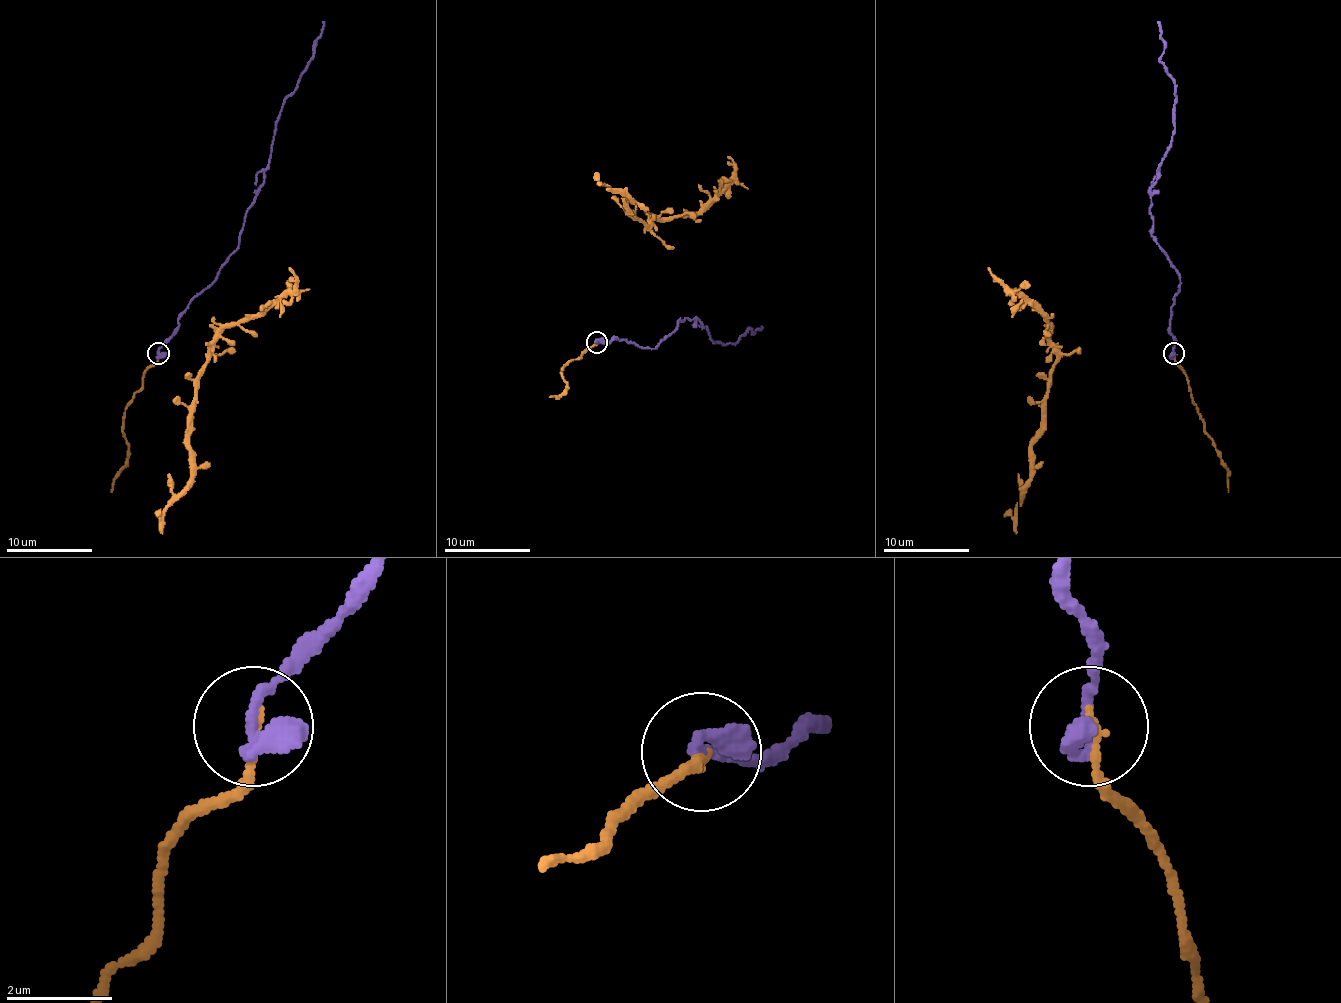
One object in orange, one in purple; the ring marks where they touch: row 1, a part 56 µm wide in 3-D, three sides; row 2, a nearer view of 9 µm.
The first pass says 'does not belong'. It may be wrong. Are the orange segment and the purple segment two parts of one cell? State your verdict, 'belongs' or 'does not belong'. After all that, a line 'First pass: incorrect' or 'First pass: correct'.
belongs
First pass: incorrect

